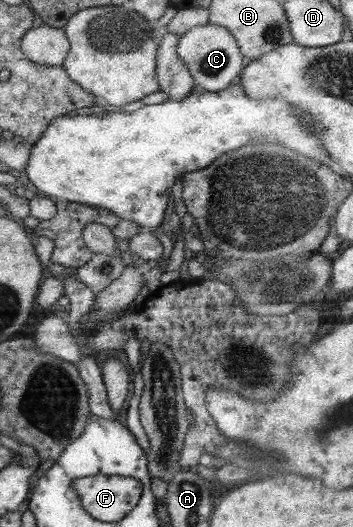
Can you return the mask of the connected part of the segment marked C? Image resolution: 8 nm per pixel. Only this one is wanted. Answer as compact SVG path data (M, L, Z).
M210 23L193 27L179 36L177 52L193 77L195 85L211 92L226 89L231 83L239 80L247 62L234 36L226 28Z

